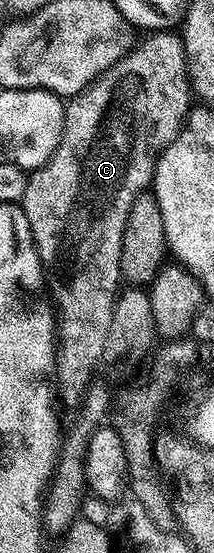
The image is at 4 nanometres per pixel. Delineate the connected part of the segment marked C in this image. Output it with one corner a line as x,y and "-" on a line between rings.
154,32
146,39
139,41
134,49
126,57
119,60
111,70
101,74
87,90
81,94
75,94
73,98
65,103
66,115
64,116
64,128
60,136
60,144
56,152
43,166
30,174
28,188
24,188
24,196
21,207
26,213
26,219
30,225
30,231
34,237
34,247
38,250
38,258
42,261
42,269
46,279
46,289
53,305
56,307
56,349
58,351
58,373
56,375
56,386
60,391
60,398
70,405
77,407
91,379
95,377
98,362
103,361
102,353
108,340
108,324
112,324
112,312
114,311
114,300
119,293
120,279
122,278
122,237
124,236
124,224
128,220
128,212
132,204
138,199
154,181
154,165
158,163
158,157
162,155
162,149
178,135
182,129
182,123
186,121
186,115
192,109
192,91
190,79
186,77
186,54
182,51
182,40
174,32

